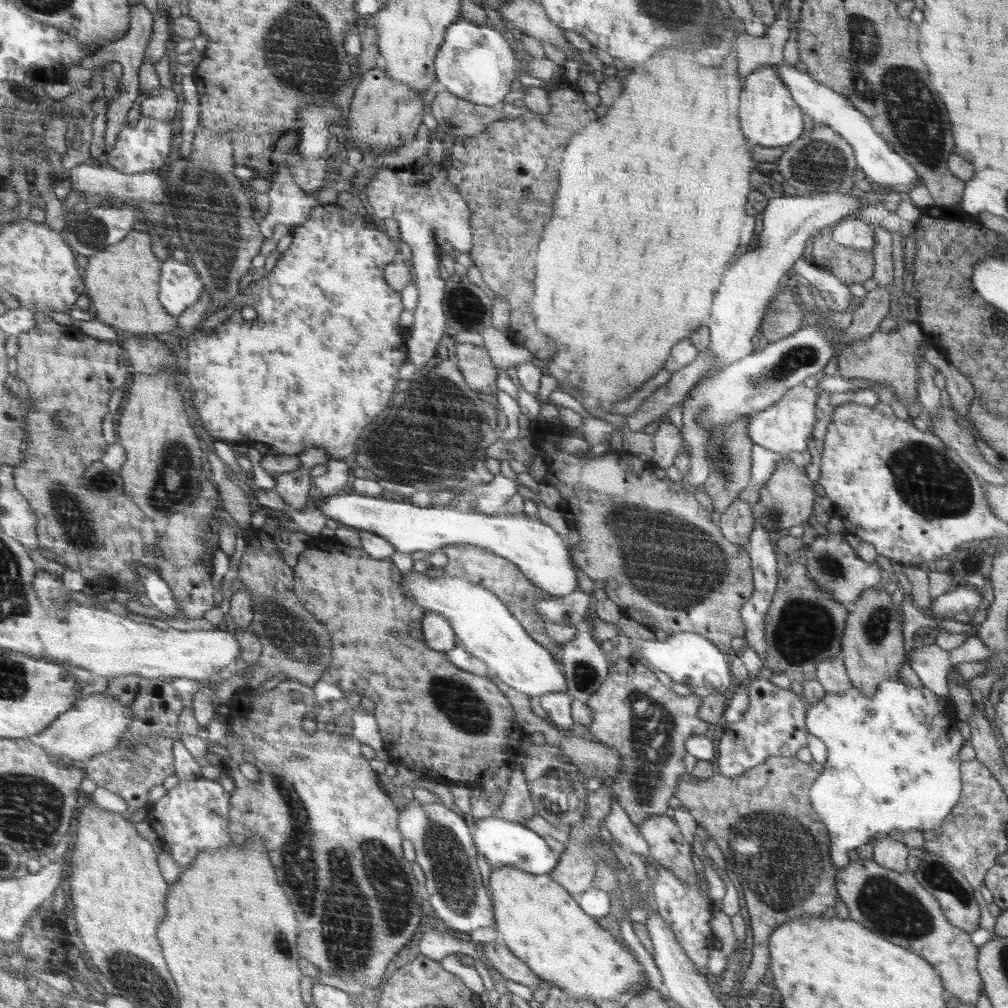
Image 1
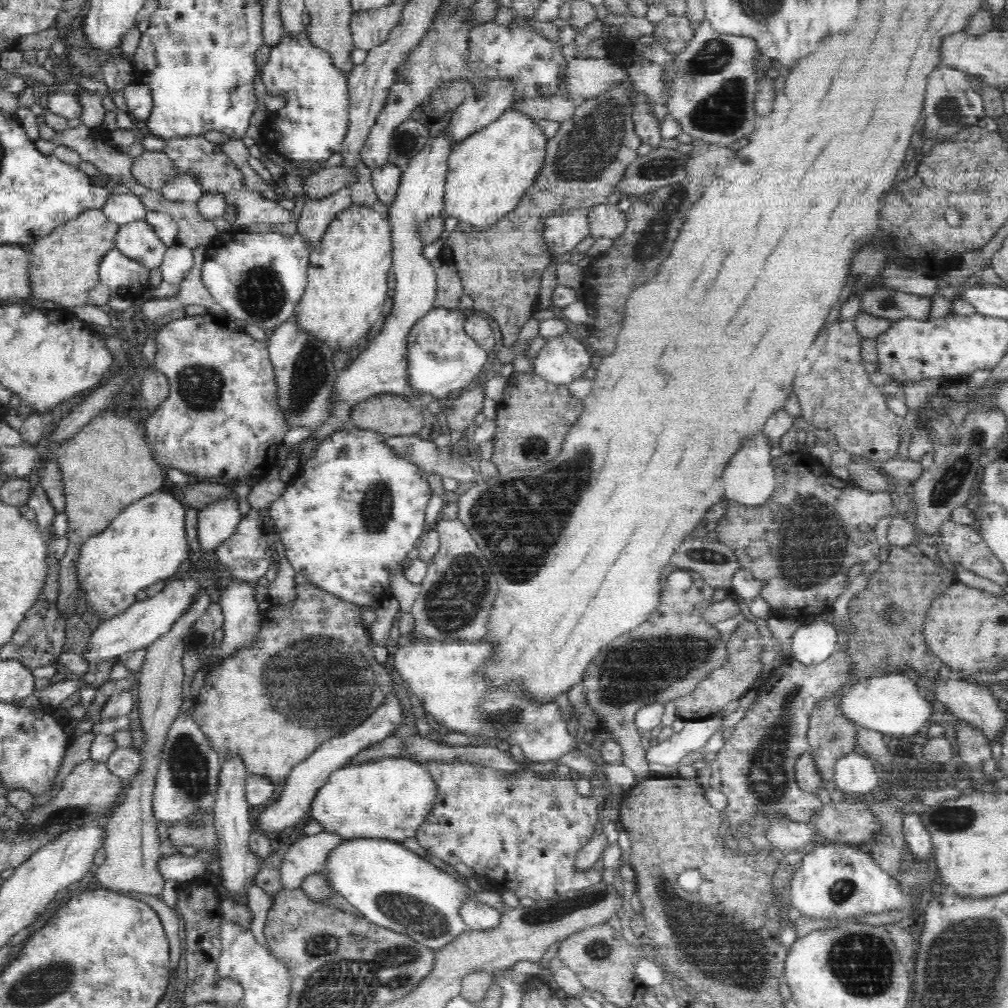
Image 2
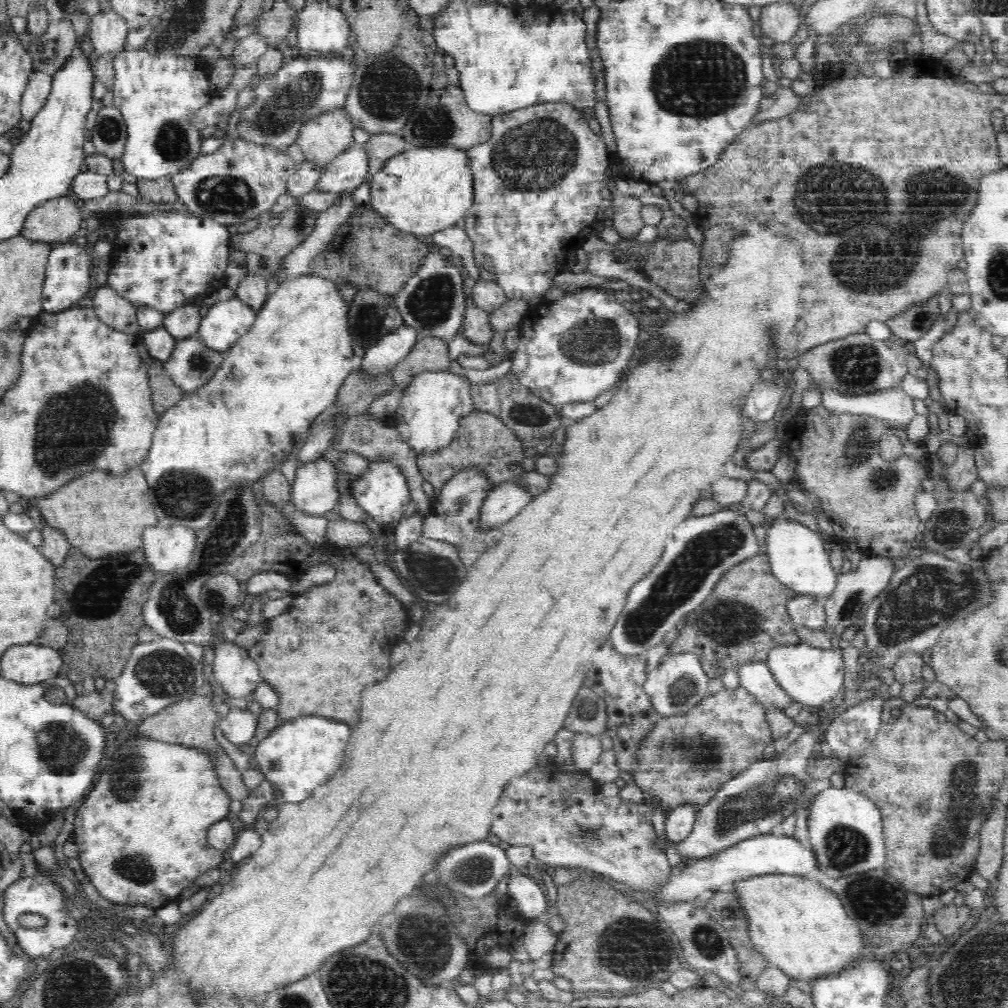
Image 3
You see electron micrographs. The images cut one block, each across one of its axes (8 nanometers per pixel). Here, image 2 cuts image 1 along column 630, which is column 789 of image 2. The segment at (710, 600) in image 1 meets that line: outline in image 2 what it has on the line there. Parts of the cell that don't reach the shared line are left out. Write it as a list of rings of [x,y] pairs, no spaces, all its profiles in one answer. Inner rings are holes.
[[[819,463],[802,466],[801,472],[798,472],[798,476],[794,476],[794,480],[790,480],[790,484],[786,484],[786,476],[782,476],[782,470],[783,468],[780,468],[778,472],[775,471],[777,488],[774,490],[774,494],[770,496],[770,499],[766,500],[766,503],[758,506],[746,506],[733,500],[730,501],[730,504],[726,508],[726,514],[724,514],[715,525],[711,526],[715,530],[714,540],[722,544],[727,544],[735,553],[741,566],[750,571],[756,580],[761,580],[764,583],[762,590],[760,590],[759,597],[768,603],[771,612],[780,617],[793,617],[793,610],[798,610],[797,612],[802,610],[800,614],[816,614],[814,608],[820,608],[820,612],[826,610],[828,607],[832,608],[833,603],[839,598],[840,594],[848,588],[850,583],[846,583],[846,572],[848,572],[854,564],[857,562],[869,562],[871,559],[880,556],[880,548],[883,544],[880,542],[880,538],[876,536],[876,528],[874,528],[874,526],[882,518],[886,518],[894,513],[893,502],[890,493],[869,492],[854,484],[850,484],[849,481],[838,480],[838,478],[834,478],[830,475],[828,470]],[[764,539],[768,541],[770,545],[763,550],[760,557],[751,558],[748,553],[745,553],[744,550],[746,546],[759,544],[759,541]],[[856,540],[867,540],[867,544],[864,547],[857,547],[854,544]]]

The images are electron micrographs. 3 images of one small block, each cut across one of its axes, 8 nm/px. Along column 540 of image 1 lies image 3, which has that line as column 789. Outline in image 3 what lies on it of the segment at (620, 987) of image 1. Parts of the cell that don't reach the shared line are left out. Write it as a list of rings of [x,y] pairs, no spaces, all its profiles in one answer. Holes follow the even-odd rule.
[[[763,873],[735,881],[731,888],[745,914],[754,949],[790,979],[812,984],[814,978],[838,974],[858,956],[870,954],[838,895],[813,878]]]

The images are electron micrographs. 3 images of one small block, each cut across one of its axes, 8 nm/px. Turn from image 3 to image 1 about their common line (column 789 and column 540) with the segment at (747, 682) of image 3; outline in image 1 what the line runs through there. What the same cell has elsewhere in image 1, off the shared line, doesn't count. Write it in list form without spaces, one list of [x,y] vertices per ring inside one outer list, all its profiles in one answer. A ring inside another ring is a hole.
[[[566,691],[546,692],[538,698],[540,706],[550,716],[552,724],[562,732],[573,730],[574,720],[571,717],[573,699],[573,696]]]

